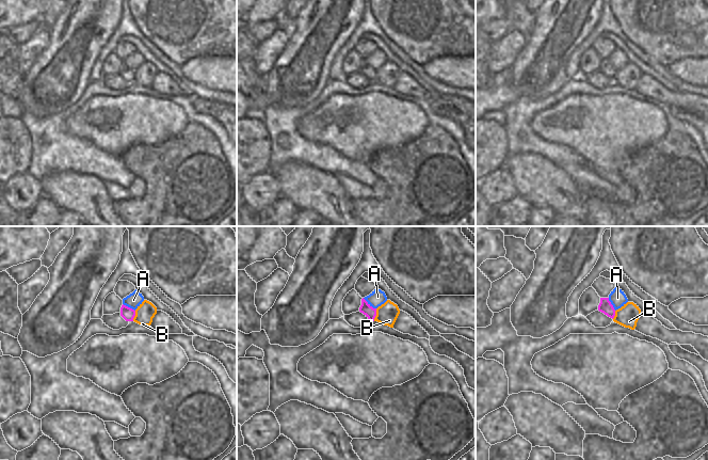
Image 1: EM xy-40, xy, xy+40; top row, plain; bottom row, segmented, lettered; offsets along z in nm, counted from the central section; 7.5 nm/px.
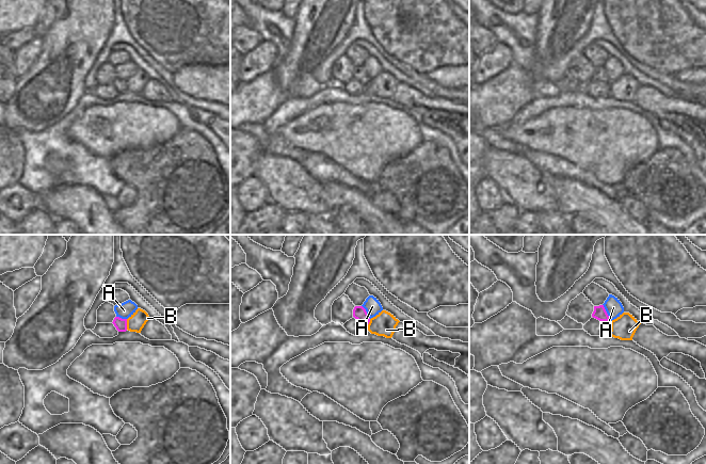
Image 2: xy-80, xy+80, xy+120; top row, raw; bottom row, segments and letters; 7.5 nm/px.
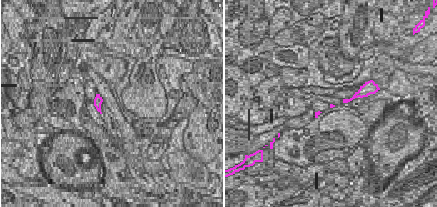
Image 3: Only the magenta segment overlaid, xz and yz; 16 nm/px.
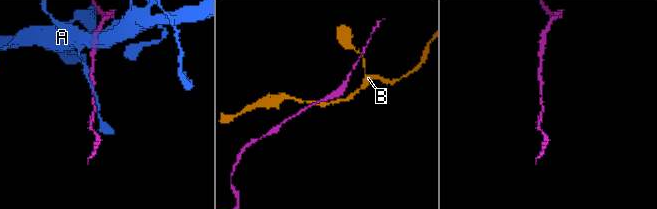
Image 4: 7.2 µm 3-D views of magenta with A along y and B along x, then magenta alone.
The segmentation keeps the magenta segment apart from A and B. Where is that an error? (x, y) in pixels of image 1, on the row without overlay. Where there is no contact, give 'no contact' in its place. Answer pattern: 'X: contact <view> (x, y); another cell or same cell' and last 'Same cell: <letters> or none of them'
A: contact xy (369, 65); another cell
B: contact xy (375, 76); another cell
Same cell: none of them

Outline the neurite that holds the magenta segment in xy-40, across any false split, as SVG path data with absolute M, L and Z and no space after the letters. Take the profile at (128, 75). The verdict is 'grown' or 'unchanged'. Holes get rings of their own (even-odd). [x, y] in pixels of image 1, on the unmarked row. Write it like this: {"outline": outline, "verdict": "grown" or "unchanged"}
{"outline": "M123 65L120 68L120 77L126 82L133 82L133 79L135 77L135 72Z", "verdict": "unchanged"}

